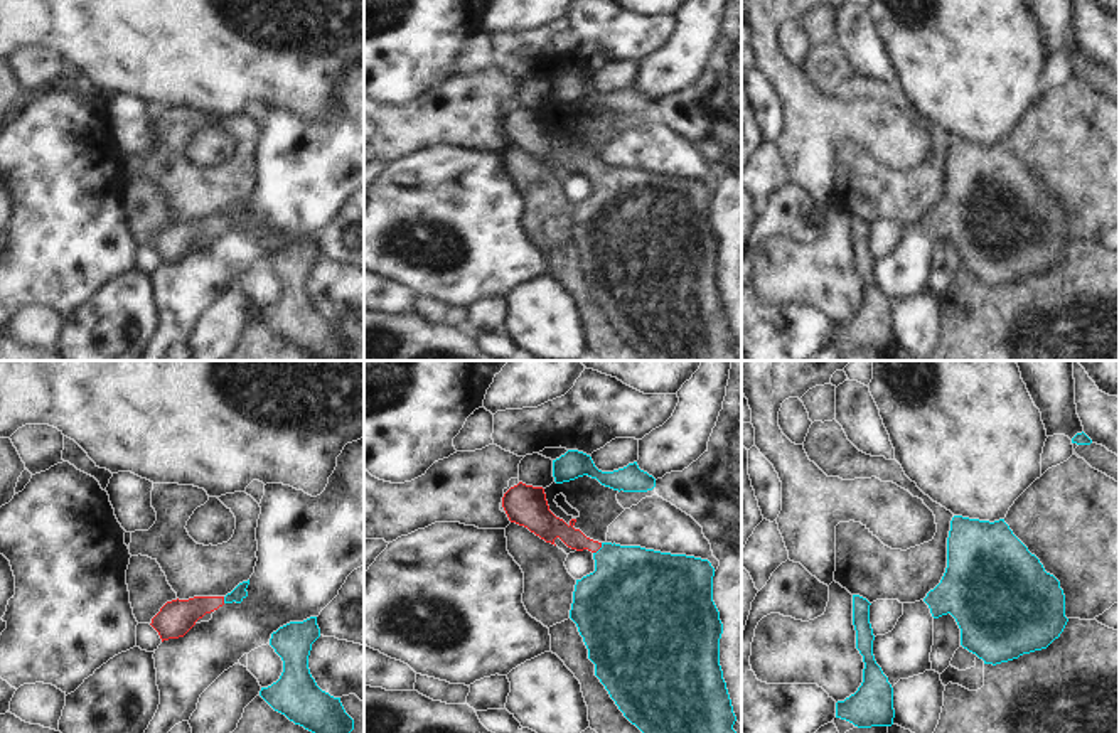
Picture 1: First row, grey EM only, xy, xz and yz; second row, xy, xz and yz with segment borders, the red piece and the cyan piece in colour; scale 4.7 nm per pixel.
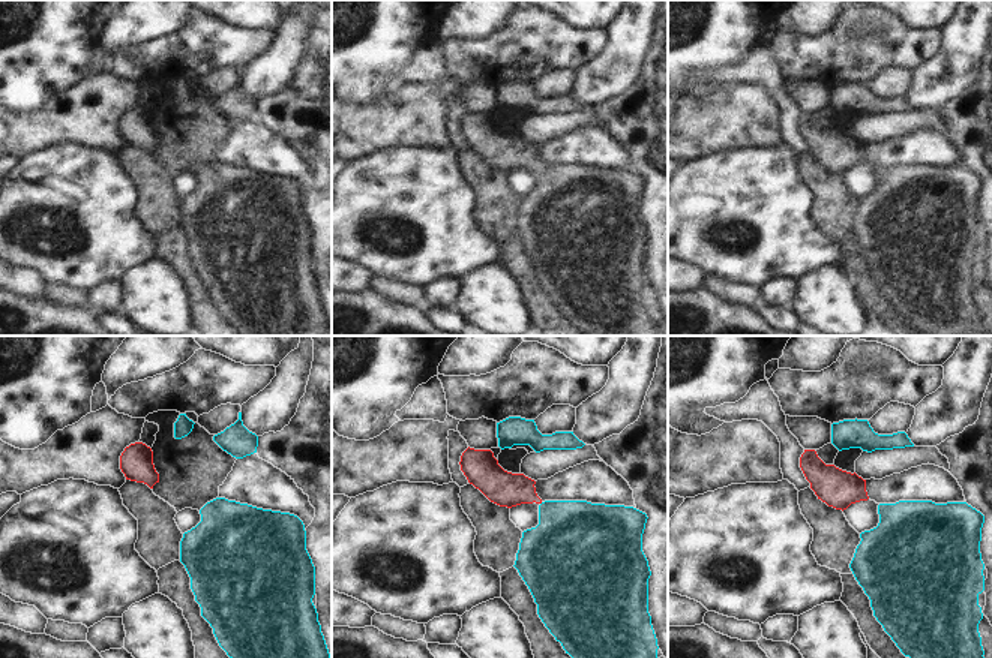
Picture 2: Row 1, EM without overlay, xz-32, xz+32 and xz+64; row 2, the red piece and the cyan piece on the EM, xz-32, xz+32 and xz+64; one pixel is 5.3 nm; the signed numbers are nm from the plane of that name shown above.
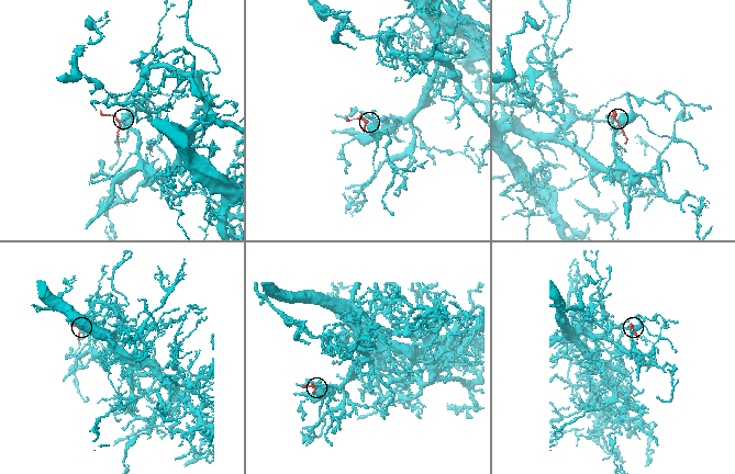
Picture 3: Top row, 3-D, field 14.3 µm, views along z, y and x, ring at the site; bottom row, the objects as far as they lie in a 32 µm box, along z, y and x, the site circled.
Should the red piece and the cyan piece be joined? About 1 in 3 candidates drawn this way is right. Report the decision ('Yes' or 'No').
Yes.

